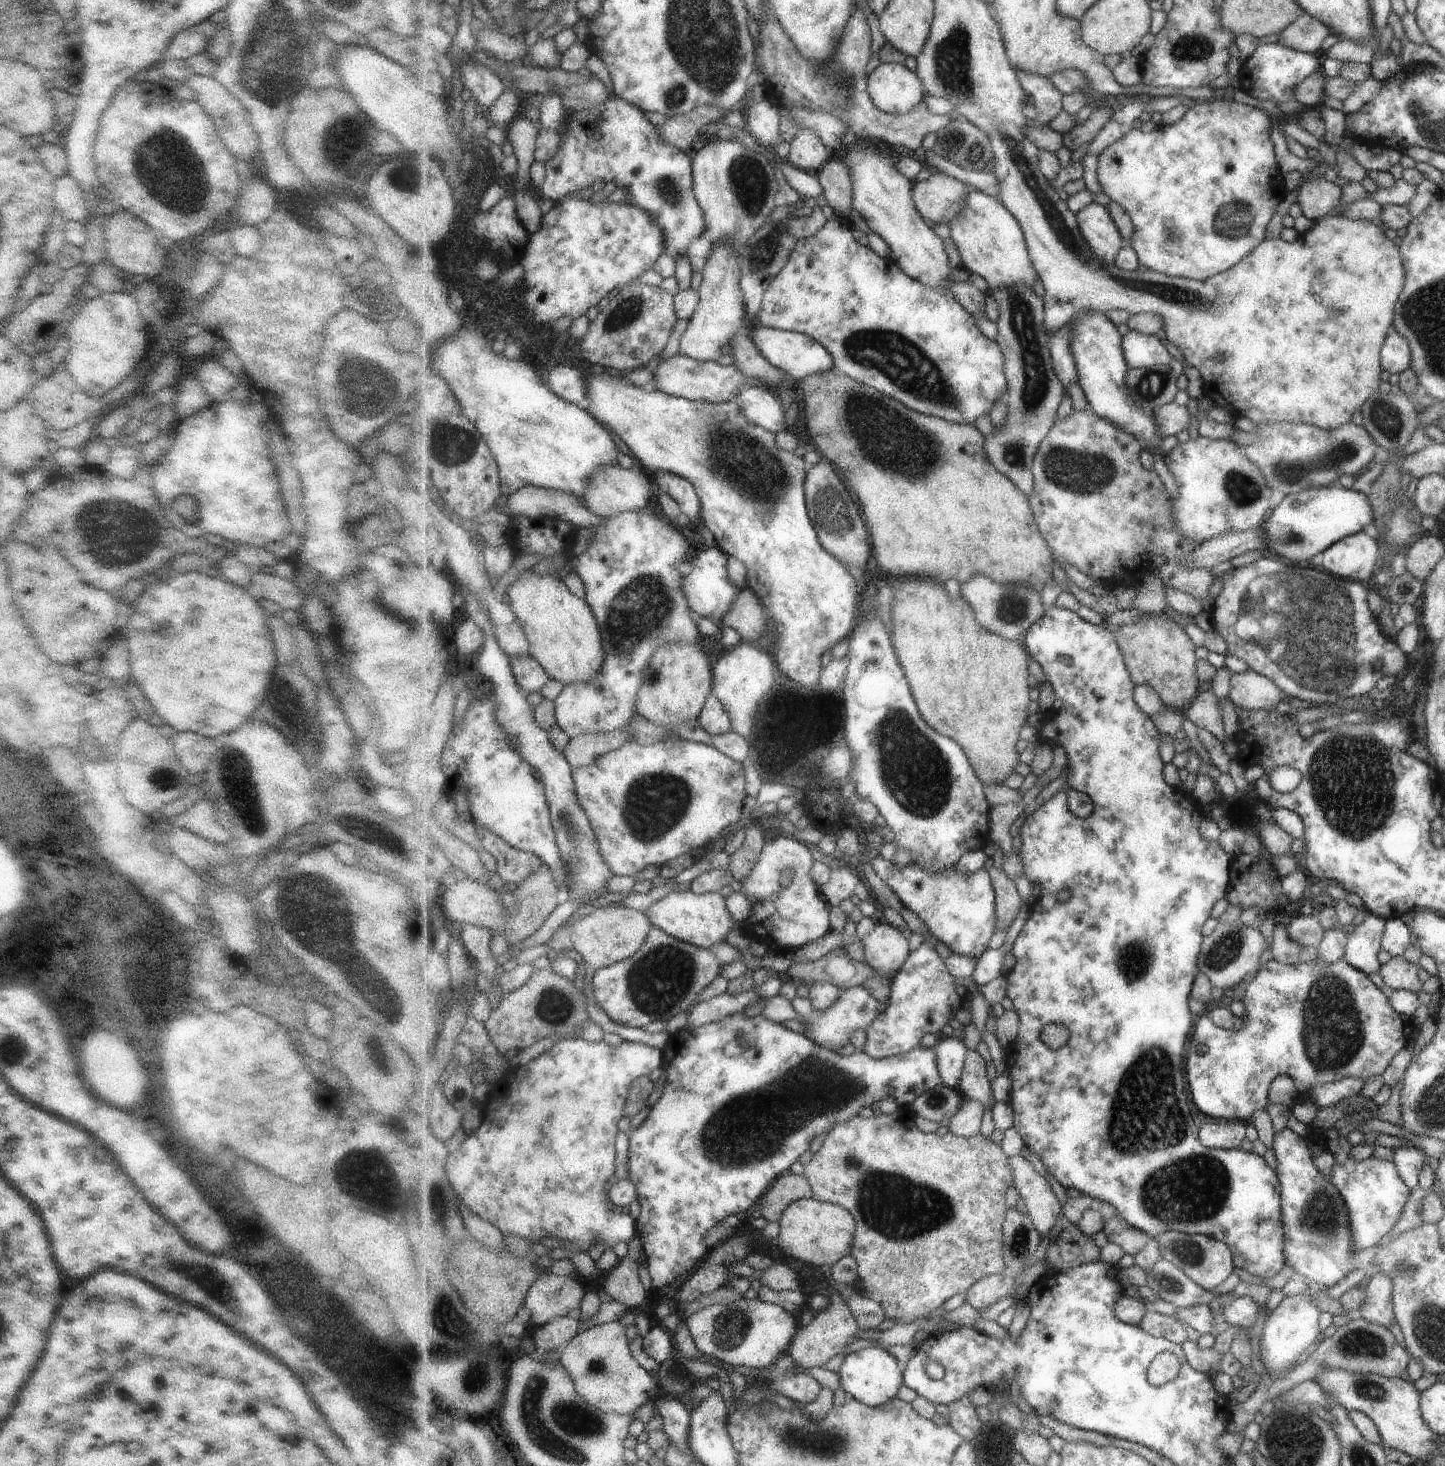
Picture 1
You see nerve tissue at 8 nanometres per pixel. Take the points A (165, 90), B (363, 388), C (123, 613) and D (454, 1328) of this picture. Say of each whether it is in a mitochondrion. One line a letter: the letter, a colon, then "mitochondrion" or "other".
A: other
B: mitochondrion
C: other
D: mitochondrion

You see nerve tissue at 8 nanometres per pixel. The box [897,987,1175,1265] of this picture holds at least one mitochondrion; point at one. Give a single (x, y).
(937, 1101)

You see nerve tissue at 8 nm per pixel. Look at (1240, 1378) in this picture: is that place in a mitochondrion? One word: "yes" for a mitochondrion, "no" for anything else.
no

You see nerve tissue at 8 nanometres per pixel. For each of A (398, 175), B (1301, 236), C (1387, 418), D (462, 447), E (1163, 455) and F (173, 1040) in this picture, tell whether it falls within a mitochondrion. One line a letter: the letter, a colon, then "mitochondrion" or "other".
A: mitochondrion
B: other
C: mitochondrion
D: mitochondrion
E: other
F: mitochondrion

